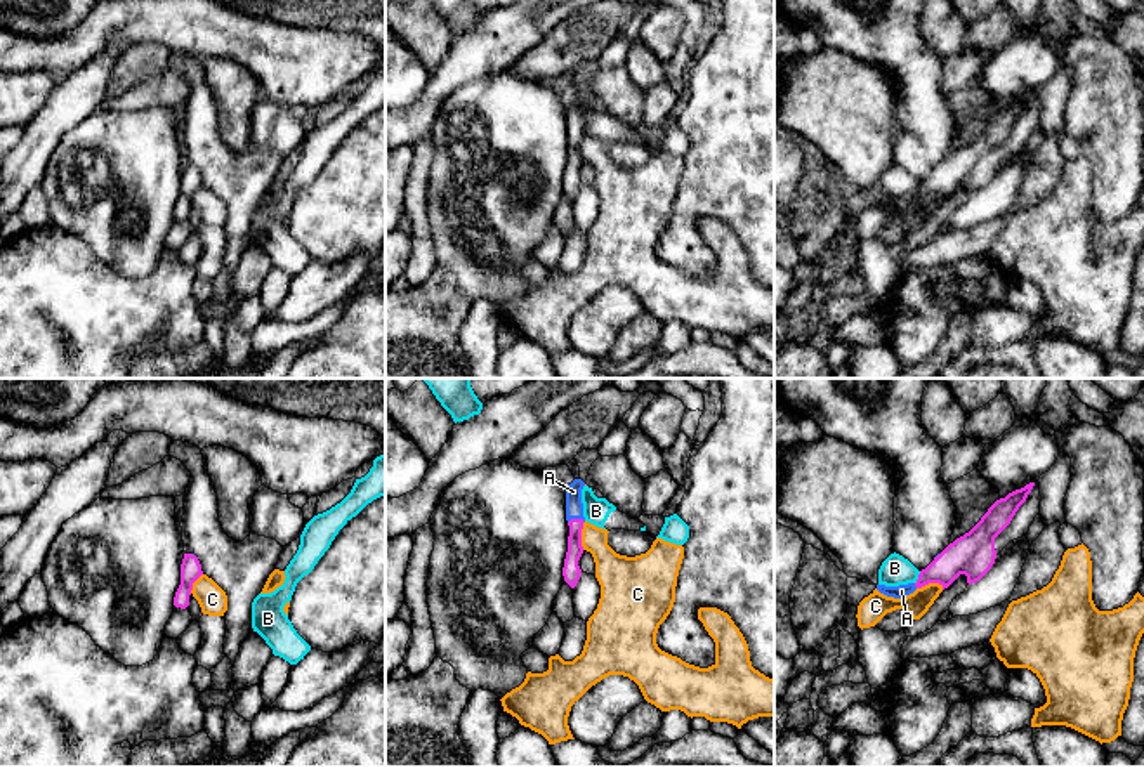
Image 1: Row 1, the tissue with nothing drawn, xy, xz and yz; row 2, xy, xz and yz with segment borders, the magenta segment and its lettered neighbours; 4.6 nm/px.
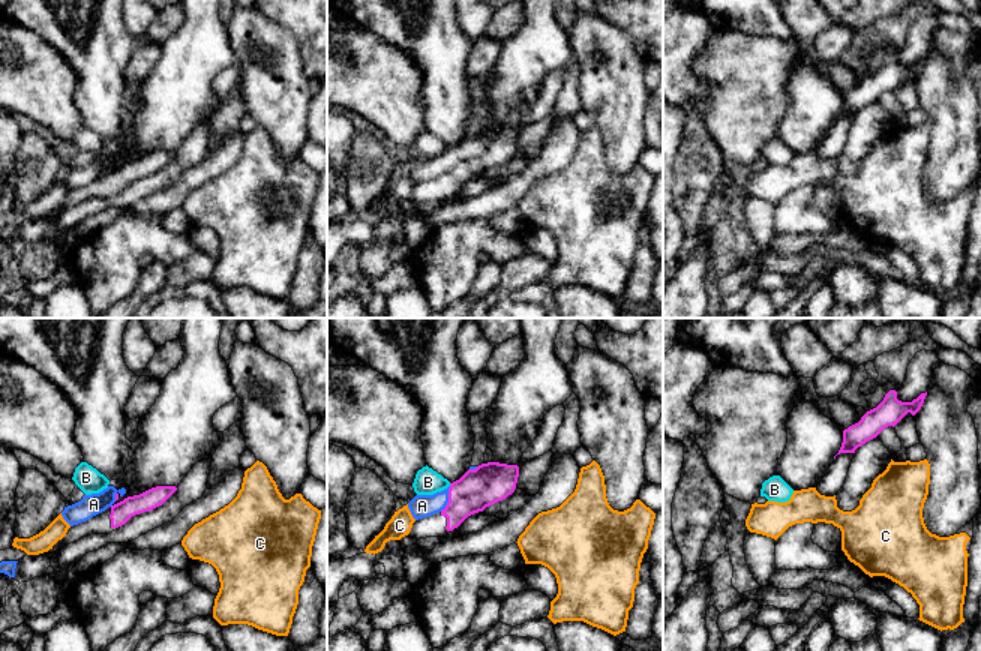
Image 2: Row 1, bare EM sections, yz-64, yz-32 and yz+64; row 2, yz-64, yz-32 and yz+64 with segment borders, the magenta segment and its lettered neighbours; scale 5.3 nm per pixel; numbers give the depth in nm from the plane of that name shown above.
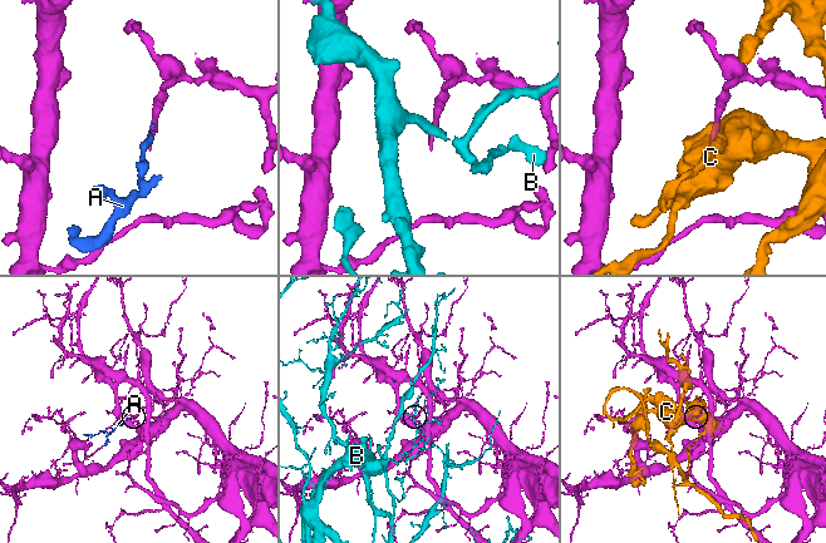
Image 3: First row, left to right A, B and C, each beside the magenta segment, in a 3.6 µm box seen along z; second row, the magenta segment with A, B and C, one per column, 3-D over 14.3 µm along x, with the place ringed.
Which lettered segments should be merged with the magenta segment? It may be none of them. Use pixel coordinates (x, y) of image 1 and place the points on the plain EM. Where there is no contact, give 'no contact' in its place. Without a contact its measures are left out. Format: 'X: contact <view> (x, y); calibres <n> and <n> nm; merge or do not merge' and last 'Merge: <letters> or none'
A: contact xz (575, 131); calibres 90 and 80 nm; merge
B: contact yz (919, 190); calibres 180 and 140 nm; do not merge
C: contact yz (929, 193); calibres 200 and 110 nm; do not merge
Merge: A

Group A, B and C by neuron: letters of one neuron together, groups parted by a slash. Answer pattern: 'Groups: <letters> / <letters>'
Groups: A / B / C

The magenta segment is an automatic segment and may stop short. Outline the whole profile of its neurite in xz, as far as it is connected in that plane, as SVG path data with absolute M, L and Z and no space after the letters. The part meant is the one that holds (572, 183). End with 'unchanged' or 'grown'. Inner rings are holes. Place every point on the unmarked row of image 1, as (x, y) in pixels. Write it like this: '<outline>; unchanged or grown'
M575 90L571 95L566 97L566 132L569 137L569 148L568 148L568 163L564 170L562 187L564 193L575 200L582 180L578 177L578 172L583 165L582 158L582 141L583 141L583 115L582 115L582 101L585 94L582 90Z; grown

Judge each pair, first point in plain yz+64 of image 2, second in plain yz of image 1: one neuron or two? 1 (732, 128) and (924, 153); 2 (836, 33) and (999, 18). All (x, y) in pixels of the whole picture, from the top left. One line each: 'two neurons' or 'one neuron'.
1: two neurons
2: two neurons

